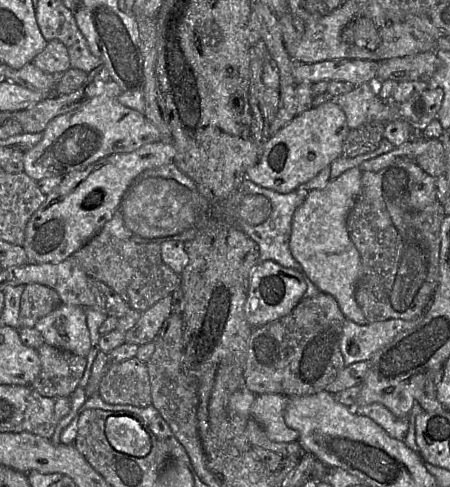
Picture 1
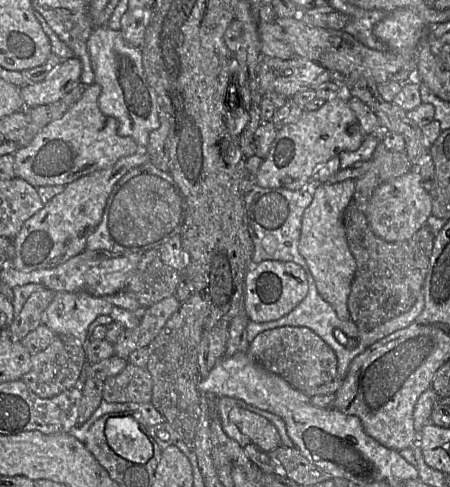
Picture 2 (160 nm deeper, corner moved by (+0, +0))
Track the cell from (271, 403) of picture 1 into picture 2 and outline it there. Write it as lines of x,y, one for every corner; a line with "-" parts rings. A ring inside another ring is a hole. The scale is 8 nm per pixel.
240,405
230,410
230,420
262,450
272,452
281,445
276,427
264,416

